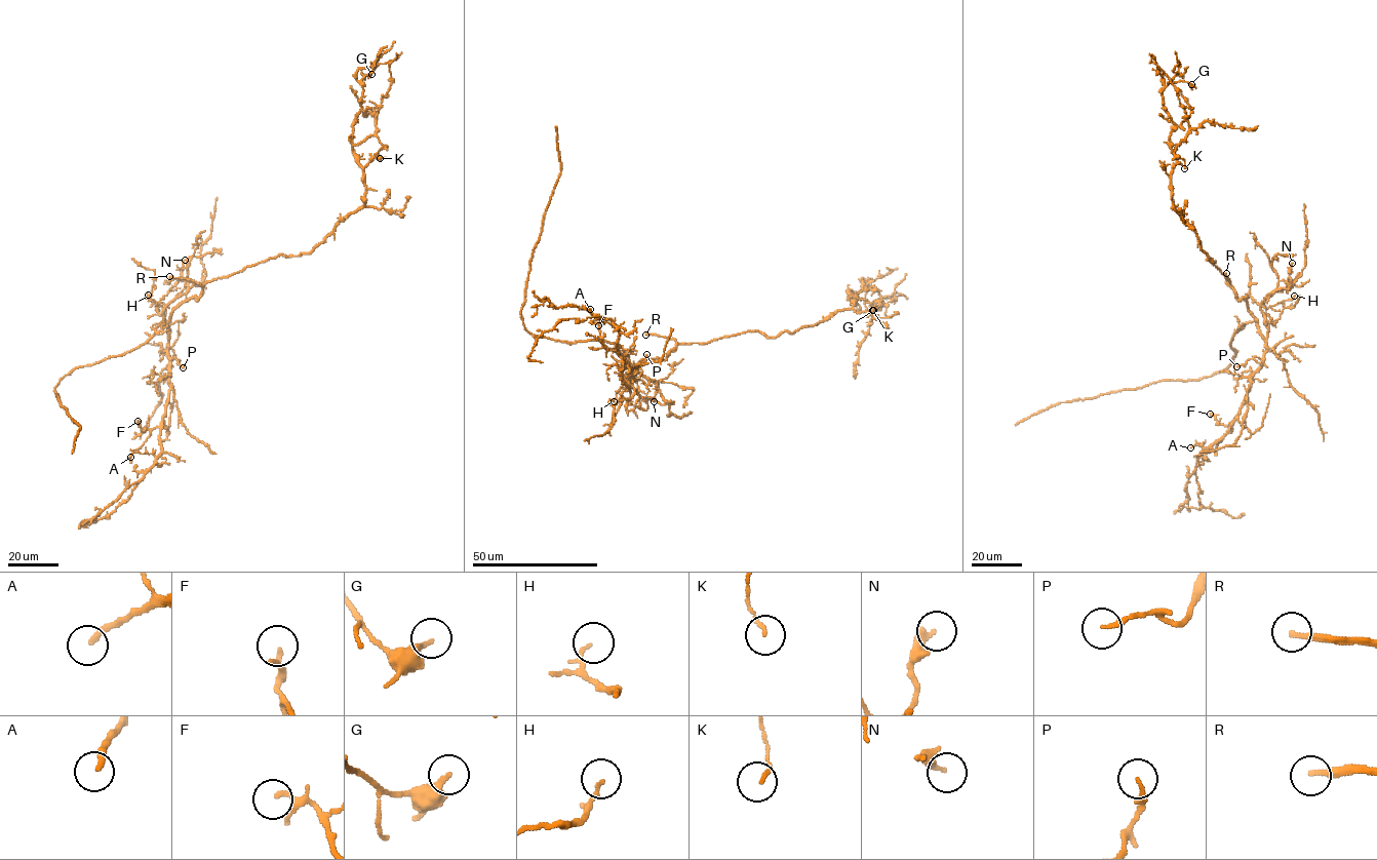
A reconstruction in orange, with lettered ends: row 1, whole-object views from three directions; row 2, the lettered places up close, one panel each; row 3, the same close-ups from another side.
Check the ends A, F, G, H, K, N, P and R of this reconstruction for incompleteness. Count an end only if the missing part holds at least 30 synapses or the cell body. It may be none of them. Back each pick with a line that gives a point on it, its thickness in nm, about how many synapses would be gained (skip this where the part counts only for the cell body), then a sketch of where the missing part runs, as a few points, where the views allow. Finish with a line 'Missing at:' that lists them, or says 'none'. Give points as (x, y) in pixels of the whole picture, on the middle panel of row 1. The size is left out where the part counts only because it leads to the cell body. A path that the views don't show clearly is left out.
R: place (645, 335); calibre 200 nm; 600 synapses; course (645, 335), (560, 310), (540, 316), (557, 292), (540, 282), (546, 275), (528, 286), (521, 281)
Missing at: R

